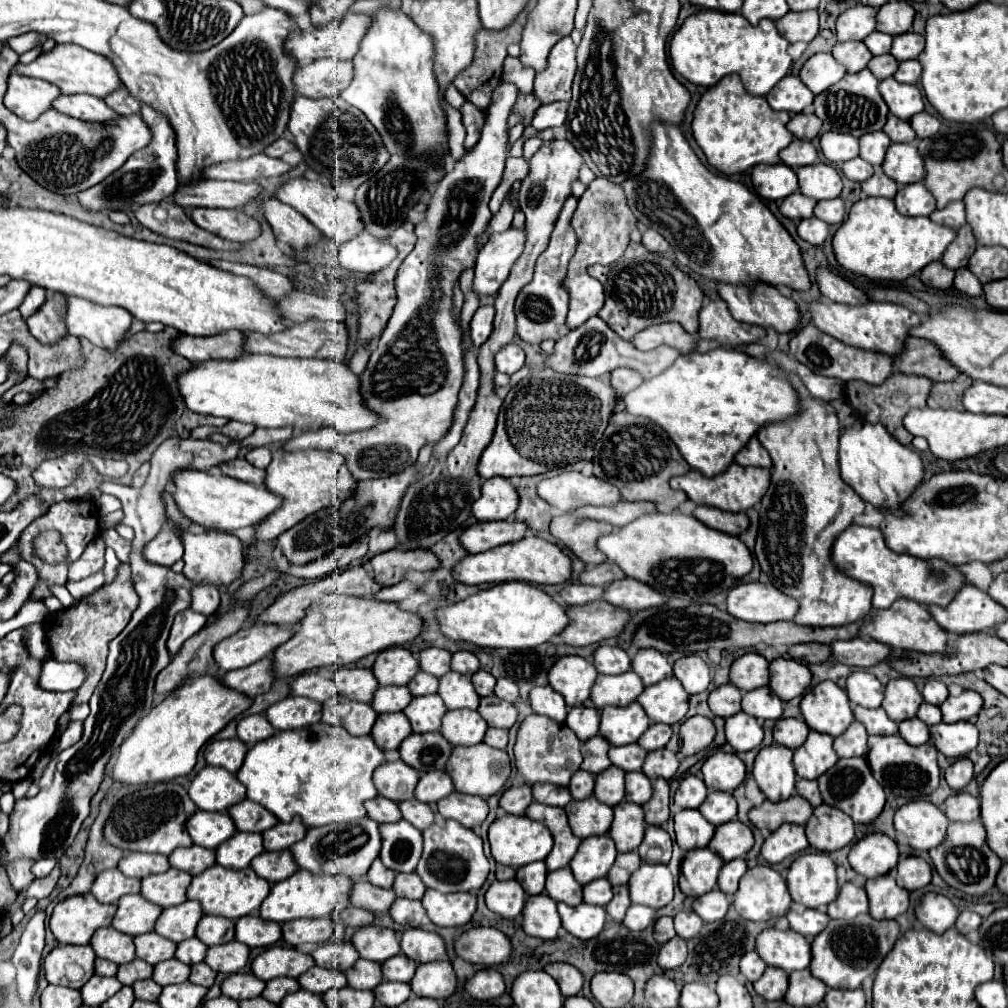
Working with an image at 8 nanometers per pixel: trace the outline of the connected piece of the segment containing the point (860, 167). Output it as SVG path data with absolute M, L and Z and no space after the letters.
M855 157L855 159L847 161L847 163L843 163L841 171L843 171L843 175L847 179L857 181L857 183L861 183L863 179L869 179L873 175L873 167L865 159L861 159L861 157Z

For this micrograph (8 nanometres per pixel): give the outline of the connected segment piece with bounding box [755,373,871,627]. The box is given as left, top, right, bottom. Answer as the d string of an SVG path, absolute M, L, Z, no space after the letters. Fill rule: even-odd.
M789 373L787 377L797 389L803 405L797 417L765 425L757 433L757 439L773 459L773 473L771 487L759 503L759 533L755 543L755 557L761 565L761 571L769 575L775 587L799 601L801 609L793 619L795 623L809 627L849 625L863 619L863 615L871 611L871 587L867 587L867 583L859 583L857 579L847 579L847 575L839 575L839 571L835 571L835 563L831 563L831 543L835 543L835 535L839 535L839 531L845 531L849 525L853 525L853 519L865 511L865 501L839 475L837 439L841 427L833 407L827 401L813 399L797 375Z

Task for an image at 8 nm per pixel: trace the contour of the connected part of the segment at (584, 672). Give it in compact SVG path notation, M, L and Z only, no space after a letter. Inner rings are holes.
M559 657L549 671L549 685L565 697L569 707L583 705L589 699L597 671L583 657Z

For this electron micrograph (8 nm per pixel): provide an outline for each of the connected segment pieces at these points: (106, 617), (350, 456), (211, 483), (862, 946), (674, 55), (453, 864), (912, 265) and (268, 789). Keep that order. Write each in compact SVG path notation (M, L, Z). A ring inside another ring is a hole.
M129 565L119 567L119 575L111 585L105 585L97 589L95 593L81 599L75 607L63 609L51 617L45 619L45 635L47 645L51 649L53 659L57 661L77 661L87 669L87 681L77 689L77 697L73 703L87 703L93 695L93 689L97 687L103 671L105 671L105 659L107 659L107 645L125 629L125 625L131 619L131 613L139 605L139 597L131 583L131 569Z
M501 83L501 85L493 91L491 103L489 103L489 107L487 107L487 111L485 111L485 127L483 127L483 131L481 131L479 143L477 143L471 151L465 151L465 155L463 155L459 161L453 163L453 169L447 171L447 173L443 175L443 179L439 179L439 183L433 187L431 203L429 203L429 207L427 207L427 211L425 211L425 219L415 225L415 233L417 233L415 249L405 257L405 261L401 263L401 267L399 267L399 271L397 271L397 277L395 277L395 289L397 289L397 305L395 305L395 311L393 311L393 315L391 315L391 319L389 319L389 323L387 323L387 327L385 327L385 331L383 331L383 335L381 335L381 339L377 341L377 347L375 347L373 353L371 353L371 359L369 359L369 363L367 363L367 369L365 369L363 375L361 375L361 393L363 393L363 397L365 397L367 407L373 409L373 411L377 411L379 415L387 417L387 421L381 423L381 425L377 425L377 427L373 427L373 429L367 429L367 431L361 431L361 433L349 433L349 435L341 435L341 433L337 433L333 427L325 427L325 429L317 429L317 431L305 431L305 433L301 433L299 437L295 437L293 441L285 443L283 449L287 449L287 451L297 451L297 449L325 449L325 451L337 451L337 453L341 453L341 455L347 459L347 467L351 469L351 473L353 473L355 479L379 479L379 477L391 477L391 475L395 475L395 473L399 473L399 471L403 471L403 469L407 469L407 467L411 467L411 465L415 463L415 459L417 459L417 455L419 455L419 449L421 449L423 445L427 445L427 443L437 443L439 439L443 439L443 437L447 435L449 427L453 425L453 413L455 413L455 405L457 405L457 395L459 395L459 389L461 389L461 385L463 385L463 375L465 375L465 363L463 363L463 353L465 353L465 351L463 351L463 329L461 329L461 325L459 325L459 317L453 315L453 287L455 287L455 283L459 281L459 275L461 275L465 269L469 269L469 267L475 265L473 253L479 249L479 245L477 245L479 235L487 229L487 223L491 221L491 211L489 211L487 203L489 203L489 199L491 199L495 187L499 185L501 175L503 175L503 169L505 169L507 143L509 143L509 125L507 125L507 119L509 119L509 115L511 115L511 111L513 111L513 105L515 105L515 101L517 101L517 95L519 95L519 89L517 89L517 85L511 85L511 83Z
M177 471L173 475L177 491L173 493L179 509L197 525L215 531L237 531L241 527L255 527L267 519L273 511L277 511L283 503L281 497L271 493L263 485L255 485L249 481L237 481L223 473L213 471Z
M859 915L851 921L829 921L811 943L811 975L821 979L831 989L859 989L863 979L877 971L897 937L897 921L875 921L871 915Z
M715 9L697 11L673 33L669 43L669 57L673 69L689 83L711 87L721 77L737 73L743 77L743 87L751 95L765 97L791 69L787 53L789 41L783 39L771 19L761 19L757 27L747 23L741 13L723 13Z
M437 819L423 831L423 855L417 865L417 875L425 887L437 889L441 893L479 891L489 875L489 861L483 853L481 837L455 821Z
M865 197L851 207L847 219L837 229L833 253L837 263L855 275L881 281L903 281L919 273L925 265L939 261L955 235L955 229L937 225L929 217L903 217L891 199Z
M319 721L299 731L275 733L269 739L253 745L237 771L237 779L247 787L247 799L263 805L279 821L291 821L293 815L299 815L305 827L321 827L329 823L349 823L351 819L365 815L363 801L377 797L371 775L383 761L385 755L375 745L371 735L353 737L343 727L333 727Z

